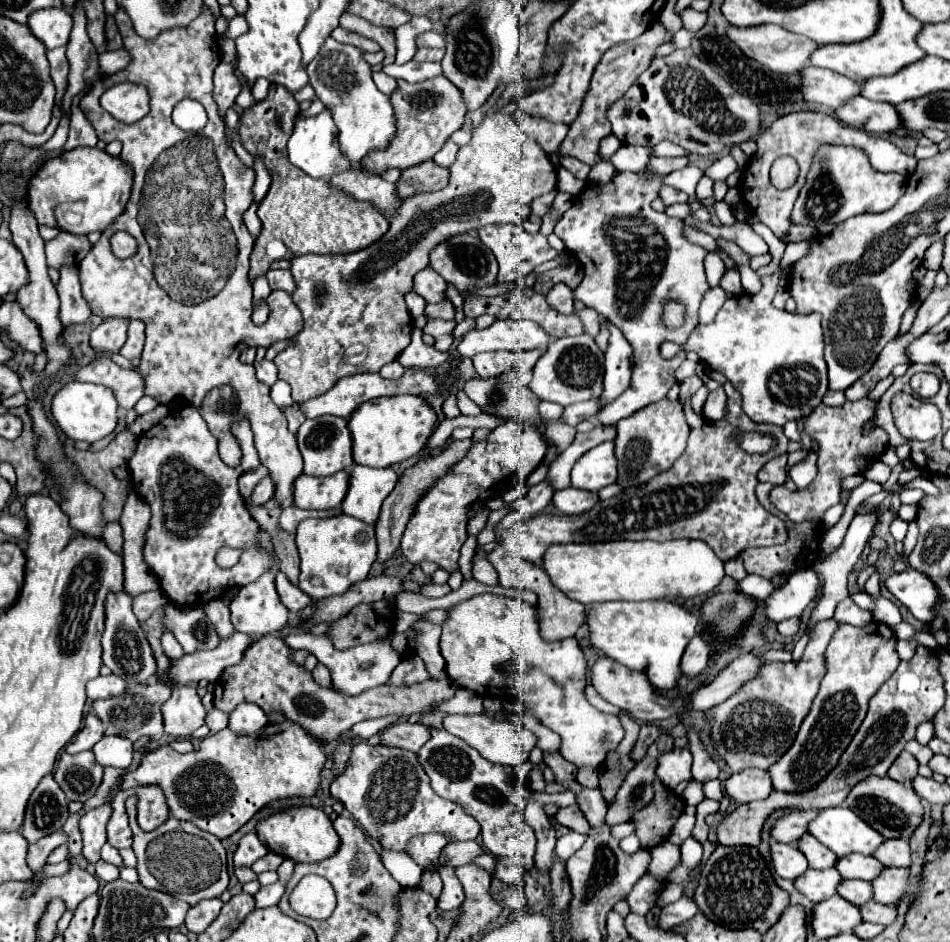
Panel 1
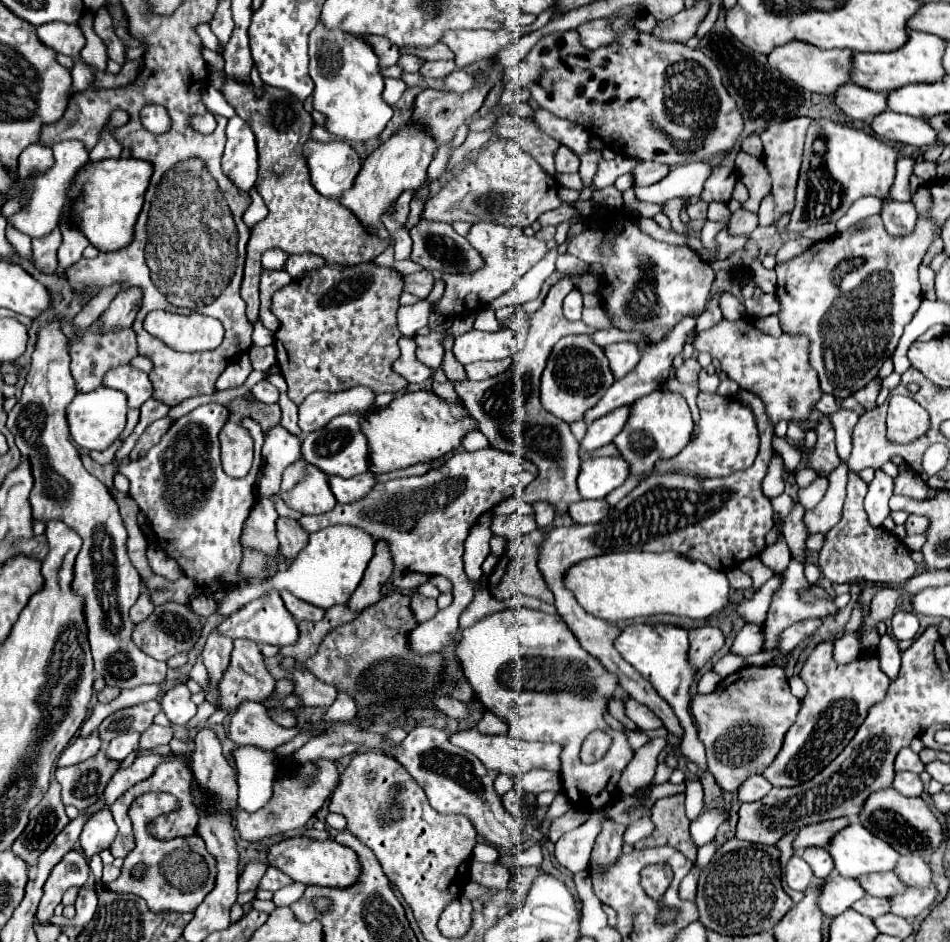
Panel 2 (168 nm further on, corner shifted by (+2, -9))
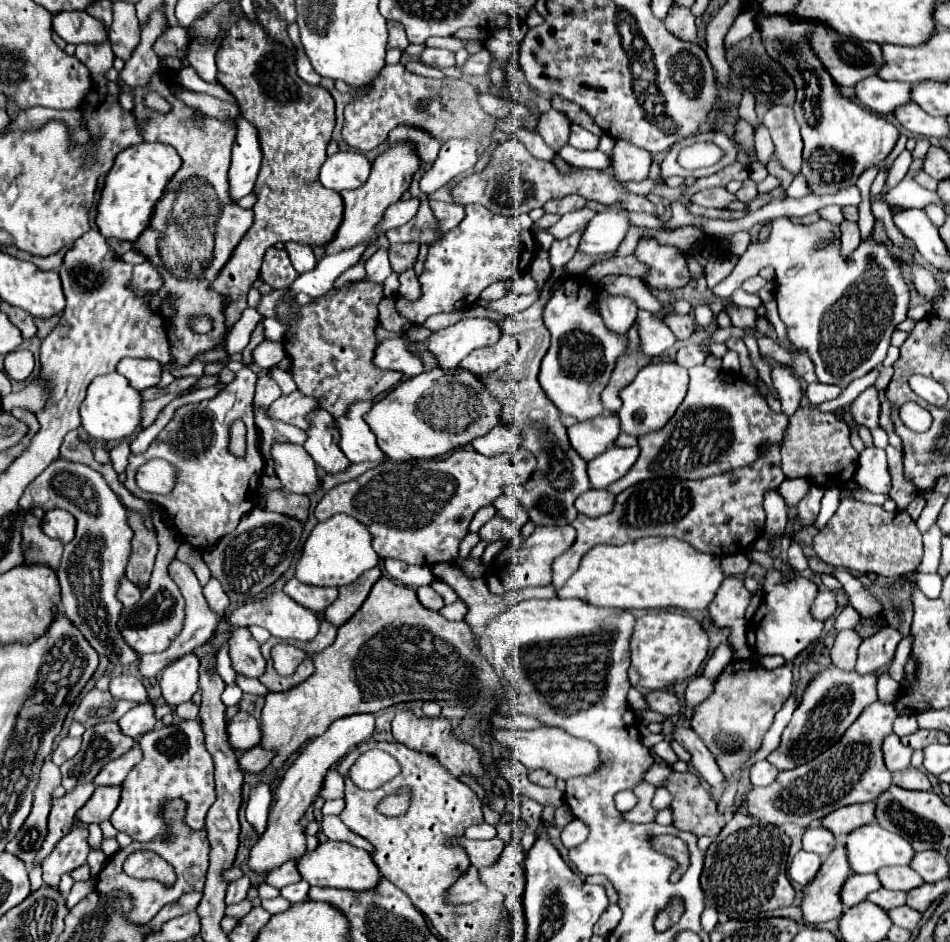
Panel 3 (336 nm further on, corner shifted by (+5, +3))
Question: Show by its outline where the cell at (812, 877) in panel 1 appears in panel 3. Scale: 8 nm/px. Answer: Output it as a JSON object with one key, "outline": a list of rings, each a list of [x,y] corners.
{"outline":[[[854,874],[854,876],[850,876],[848,882],[844,882],[842,894],[840,894],[844,908],[850,908],[850,906],[866,900],[866,896],[870,892],[878,890],[880,886],[882,884],[880,884],[880,880],[878,880],[876,874],[862,874],[862,876]]]}

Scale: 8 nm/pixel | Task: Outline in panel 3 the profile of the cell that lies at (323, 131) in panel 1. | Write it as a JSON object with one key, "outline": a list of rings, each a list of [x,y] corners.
{"outline":[[[338,150],[320,168],[324,188],[342,192],[362,186],[370,176],[370,162],[356,150]]]}

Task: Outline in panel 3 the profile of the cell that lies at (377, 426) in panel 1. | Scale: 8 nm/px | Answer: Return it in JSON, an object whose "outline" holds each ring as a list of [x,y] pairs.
{"outline":[[[434,368],[392,388],[366,414],[366,424],[376,434],[384,456],[404,462],[414,458],[436,458],[484,436],[500,422],[498,410],[498,400],[484,390],[474,374],[462,368]]]}

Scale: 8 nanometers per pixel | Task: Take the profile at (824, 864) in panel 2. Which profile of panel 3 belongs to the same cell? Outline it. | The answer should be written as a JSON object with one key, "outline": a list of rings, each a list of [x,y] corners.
{"outline":[[[812,826],[804,832],[802,846],[804,846],[804,850],[826,858],[830,854],[830,850],[834,850],[834,846],[836,846],[836,836],[820,826]]]}

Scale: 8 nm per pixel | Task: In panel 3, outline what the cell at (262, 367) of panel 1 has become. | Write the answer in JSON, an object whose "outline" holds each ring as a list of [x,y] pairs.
{"outline":[[[262,374],[256,382],[256,396],[254,396],[254,402],[256,406],[262,406],[262,408],[268,408],[274,400],[280,398],[280,386],[274,382],[272,376],[268,374]]]}

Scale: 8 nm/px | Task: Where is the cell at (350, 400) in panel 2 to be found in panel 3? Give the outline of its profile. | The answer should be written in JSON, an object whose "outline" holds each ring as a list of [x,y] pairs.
{"outline":[[[292,392],[288,396],[280,396],[272,406],[270,406],[270,416],[284,420],[288,424],[294,424],[302,430],[310,428],[310,412],[314,412],[314,408],[318,408],[318,400],[304,396],[302,392]]]}

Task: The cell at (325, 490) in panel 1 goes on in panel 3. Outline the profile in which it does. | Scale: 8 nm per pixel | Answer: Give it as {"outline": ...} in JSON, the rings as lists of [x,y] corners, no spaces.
{"outline":[[[274,444],[272,458],[276,476],[280,478],[286,492],[294,494],[314,494],[322,488],[322,480],[316,462],[298,444]]]}

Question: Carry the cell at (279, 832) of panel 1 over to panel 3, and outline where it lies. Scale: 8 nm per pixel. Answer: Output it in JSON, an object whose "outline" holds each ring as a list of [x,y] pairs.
{"outline":[[[336,840],[318,844],[312,852],[306,852],[302,858],[298,858],[296,866],[300,876],[310,886],[332,886],[332,888],[362,892],[362,890],[372,890],[380,878],[380,870],[366,850],[350,846],[348,842],[336,842]]]}

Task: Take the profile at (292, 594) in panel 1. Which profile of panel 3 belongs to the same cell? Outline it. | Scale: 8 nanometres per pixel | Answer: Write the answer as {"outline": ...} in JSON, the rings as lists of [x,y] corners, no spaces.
{"outline":[[[296,578],[288,580],[284,586],[284,592],[298,602],[300,606],[312,610],[312,612],[324,612],[338,596],[336,588],[318,588],[318,586],[308,586],[298,582]]]}

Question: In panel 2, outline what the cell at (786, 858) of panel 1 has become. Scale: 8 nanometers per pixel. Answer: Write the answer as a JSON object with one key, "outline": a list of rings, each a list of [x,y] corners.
{"outline":[[[793,856],[785,870],[785,880],[789,888],[803,892],[809,886],[811,878],[813,878],[813,870],[807,866],[807,862],[801,856]]]}

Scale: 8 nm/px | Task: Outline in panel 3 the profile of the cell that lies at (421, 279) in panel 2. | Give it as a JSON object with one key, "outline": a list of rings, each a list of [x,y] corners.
{"outline":[[[390,244],[390,264],[396,274],[414,268],[418,260],[418,244]]]}

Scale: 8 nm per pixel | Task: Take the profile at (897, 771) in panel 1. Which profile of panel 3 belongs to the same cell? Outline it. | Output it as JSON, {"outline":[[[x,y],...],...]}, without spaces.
{"outline":[[[906,768],[900,770],[898,774],[894,774],[892,784],[906,788],[906,790],[930,790],[930,782],[924,770],[916,770],[916,768]]]}

